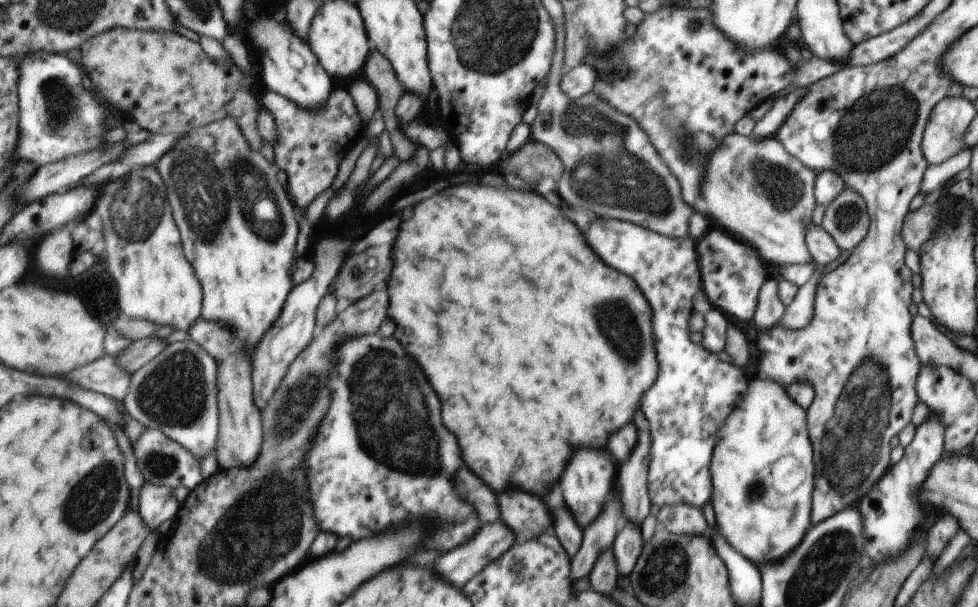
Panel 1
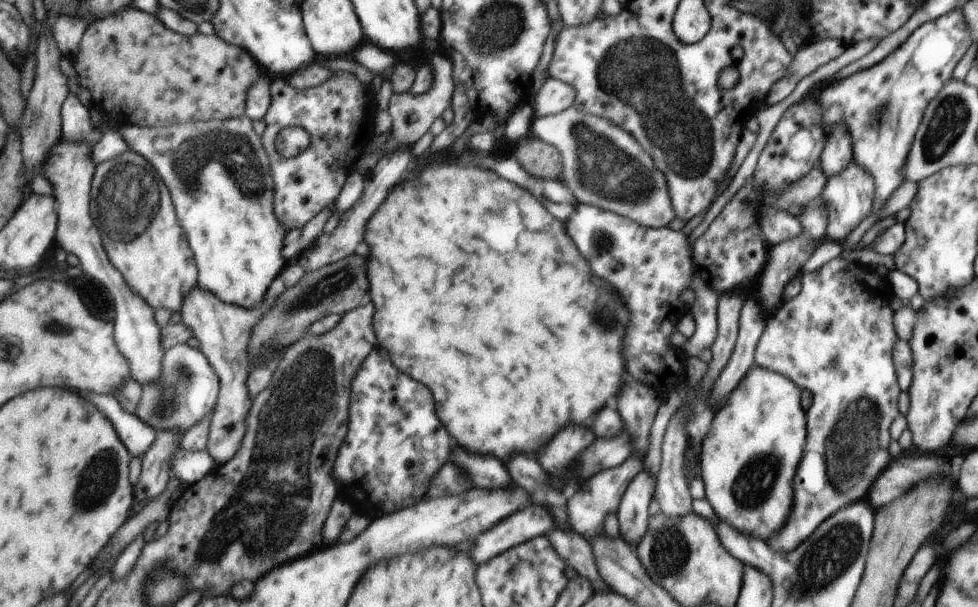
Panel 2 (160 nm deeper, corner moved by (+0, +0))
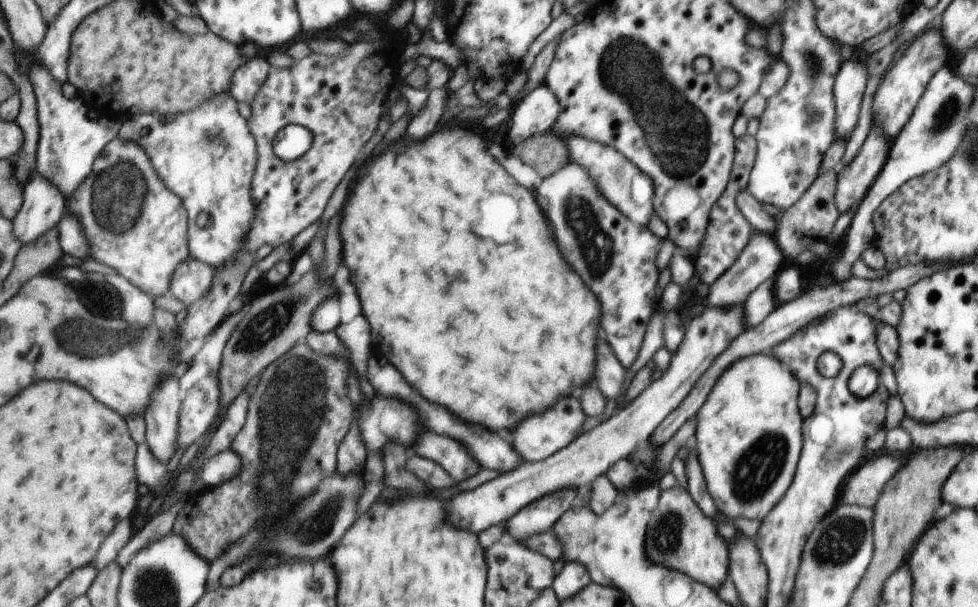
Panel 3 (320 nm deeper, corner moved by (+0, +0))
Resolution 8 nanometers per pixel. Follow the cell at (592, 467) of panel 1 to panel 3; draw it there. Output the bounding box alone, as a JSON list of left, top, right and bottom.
[509,398,583,462]

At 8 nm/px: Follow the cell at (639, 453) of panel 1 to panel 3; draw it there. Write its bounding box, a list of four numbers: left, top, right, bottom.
[593,340,625,400]

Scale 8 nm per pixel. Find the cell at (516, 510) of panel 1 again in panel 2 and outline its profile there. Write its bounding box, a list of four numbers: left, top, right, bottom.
[453,448,509,488]

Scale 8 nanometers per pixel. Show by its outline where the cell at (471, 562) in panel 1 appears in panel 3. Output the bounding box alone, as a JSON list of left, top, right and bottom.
[507,488,575,540]

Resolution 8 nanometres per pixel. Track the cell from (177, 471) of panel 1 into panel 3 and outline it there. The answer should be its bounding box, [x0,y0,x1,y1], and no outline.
[202,449,243,487]

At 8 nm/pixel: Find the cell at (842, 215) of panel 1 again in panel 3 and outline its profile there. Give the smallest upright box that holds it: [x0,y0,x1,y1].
[834,120,889,214]

